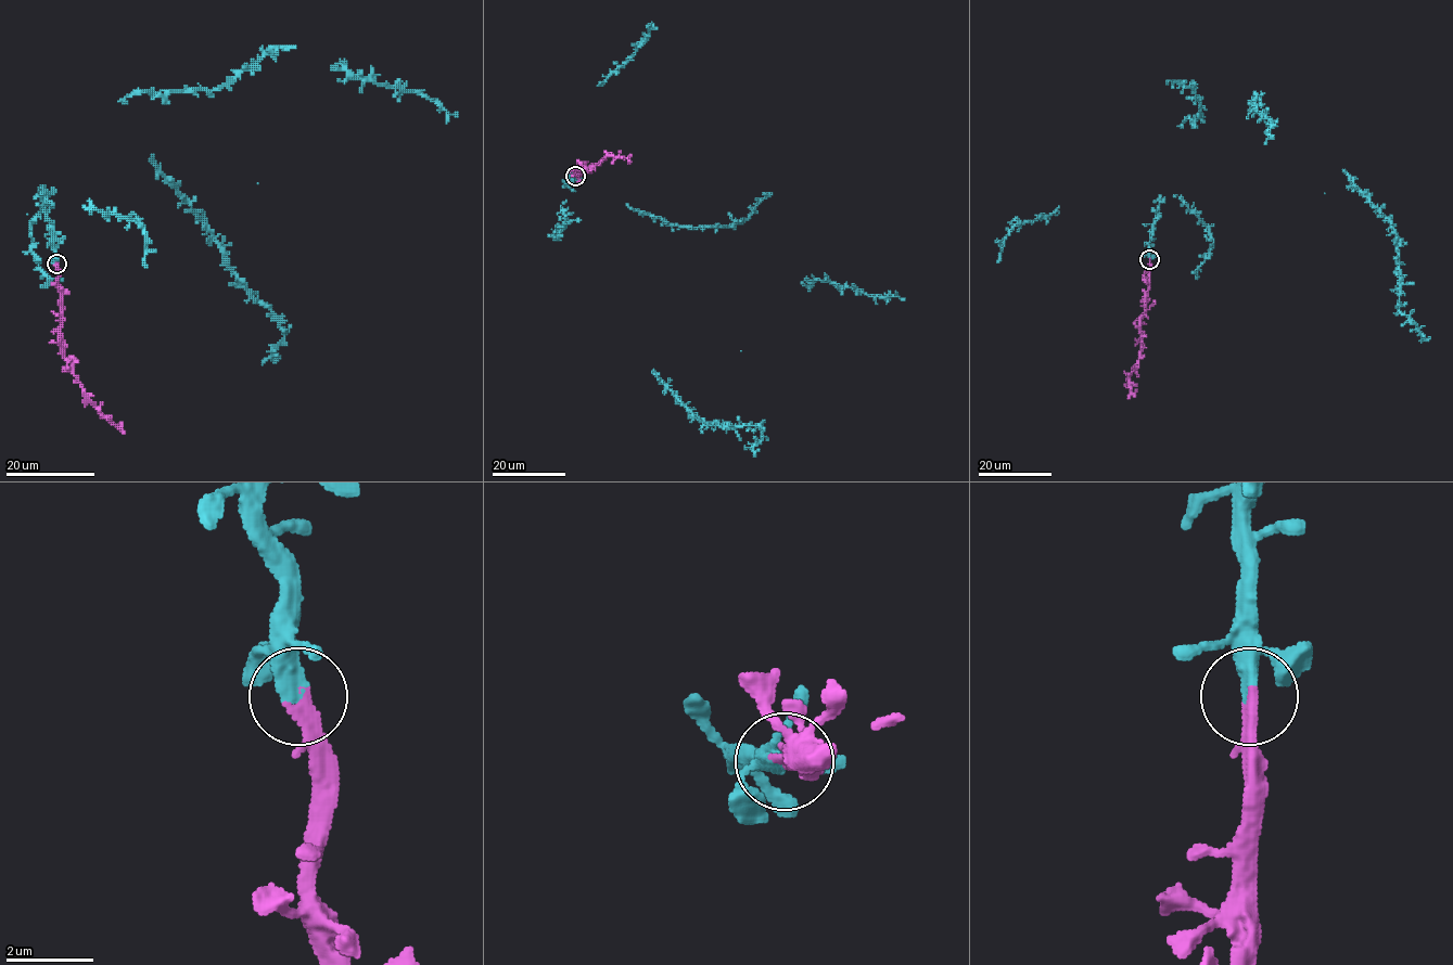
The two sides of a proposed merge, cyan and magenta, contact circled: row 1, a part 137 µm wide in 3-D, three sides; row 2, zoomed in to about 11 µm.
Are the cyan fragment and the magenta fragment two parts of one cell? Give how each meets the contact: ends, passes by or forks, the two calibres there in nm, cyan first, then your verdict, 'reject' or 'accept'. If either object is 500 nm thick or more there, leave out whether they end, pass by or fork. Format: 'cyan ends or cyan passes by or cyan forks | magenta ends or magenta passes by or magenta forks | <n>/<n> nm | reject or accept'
cyan ends | magenta ends | 420/360 nm | accept

